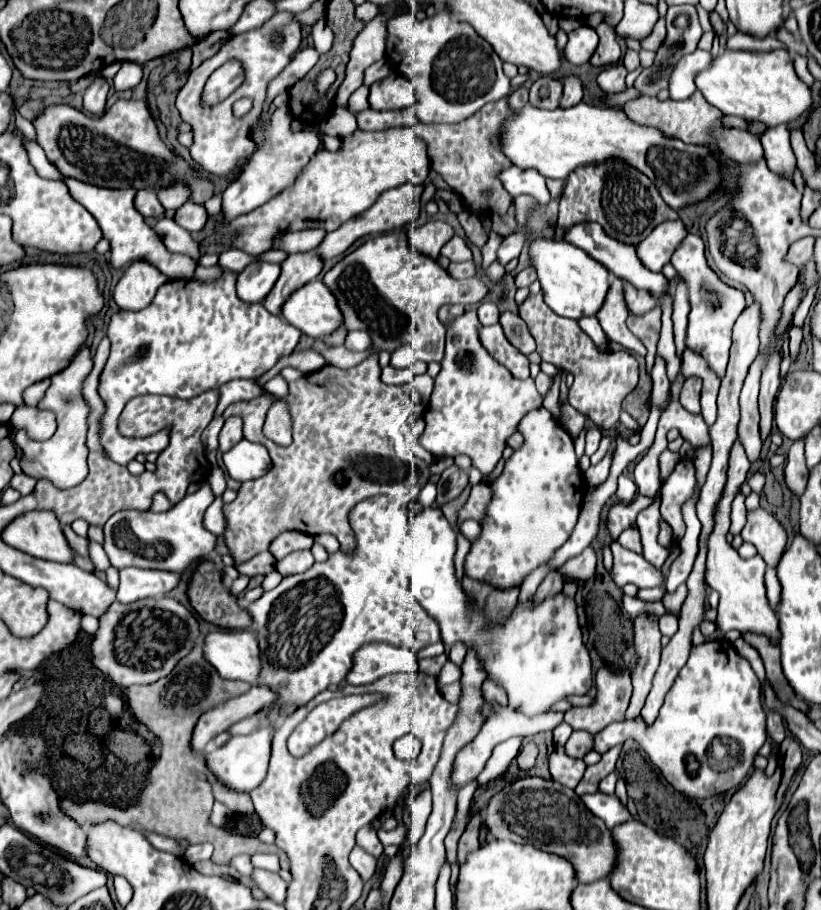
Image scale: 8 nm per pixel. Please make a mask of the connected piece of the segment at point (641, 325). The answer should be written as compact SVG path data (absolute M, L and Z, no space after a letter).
M654 307L652 311L648 311L642 317L628 319L628 327L632 333L636 333L636 337L642 339L642 343L646 343L646 349L648 349L646 367L648 367L648 371L652 371L652 365L656 359L656 341L658 341L658 333L660 333L660 307Z

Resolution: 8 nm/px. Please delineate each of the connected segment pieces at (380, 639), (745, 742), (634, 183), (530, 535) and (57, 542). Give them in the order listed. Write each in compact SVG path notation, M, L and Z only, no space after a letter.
M372 497L364 499L364 503L358 503L350 515L350 523L358 539L356 551L352 555L336 551L324 563L314 563L314 567L306 573L286 575L278 587L266 591L258 601L252 603L252 619L260 639L260 651L264 655L264 671L260 673L260 683L272 687L278 693L276 703L294 703L300 707L320 691L328 689L328 685L340 685L354 665L354 653L362 645L388 643L418 653L426 645L440 641L438 623L420 607L420 603L416 603L408 581L398 577L396 565L388 565L386 547L392 527L386 523L386 509L388 499L384 497Z
M718 639L710 643L696 645L690 653L688 663L676 677L672 689L666 693L660 715L652 725L638 721L614 723L612 727L600 731L596 735L596 751L606 753L608 747L622 743L624 739L634 739L650 757L650 761L664 773L668 783L686 793L688 797L710 797L716 793L724 793L732 787L738 787L748 771L752 769L752 761L758 749L766 741L766 715L760 705L760 681L752 671L750 663L738 655L730 641Z
M612 161L602 163L600 167L580 167L568 177L564 195L560 199L560 217L554 239L562 241L568 227L596 221L610 237L628 245L638 245L656 225L668 219L678 219L678 213L660 199L660 193L652 181L646 175L640 175L640 171L630 169L626 163Z
M542 407L530 411L520 421L520 433L524 435L524 449L514 451L514 455L506 461L502 475L490 485L494 497L488 505L488 515L482 523L482 535L472 543L472 549L466 557L466 573L480 581L488 581L494 587L506 589L512 585L520 585L524 575L544 563L552 551L562 547L570 533L578 523L578 515L582 509L582 499L586 493L586 481L578 467L578 459L574 455L574 441L564 427L560 427L552 415Z
M52 511L20 515L20 519L14 519L4 529L2 539L14 549L38 559L58 563L74 561L74 551L70 549L64 529Z

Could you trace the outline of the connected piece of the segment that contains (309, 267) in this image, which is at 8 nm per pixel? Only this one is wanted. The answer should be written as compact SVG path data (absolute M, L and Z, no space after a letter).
M292 253L282 263L282 275L276 281L274 289L268 293L268 299L264 299L264 307L272 315L282 313L282 305L288 301L288 297L304 287L306 283L314 281L322 271L322 259L312 253Z

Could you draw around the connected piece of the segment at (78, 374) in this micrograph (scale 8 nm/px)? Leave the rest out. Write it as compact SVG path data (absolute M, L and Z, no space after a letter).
M82 347L76 357L72 359L72 363L50 377L50 387L46 389L46 395L40 399L38 407L40 409L50 409L56 413L56 421L58 421L58 429L52 435L52 439L48 441L32 441L28 439L28 435L24 431L16 431L14 433L14 443L16 447L22 451L20 457L20 467L28 477L34 477L36 481L40 479L48 479L54 487L58 489L68 489L78 485L80 481L84 481L84 477L88 475L88 465L86 465L86 457L88 457L88 447L86 447L86 431L88 431L88 415L90 415L90 407L82 395L82 385L86 381L86 377L92 371L92 355L88 347Z

